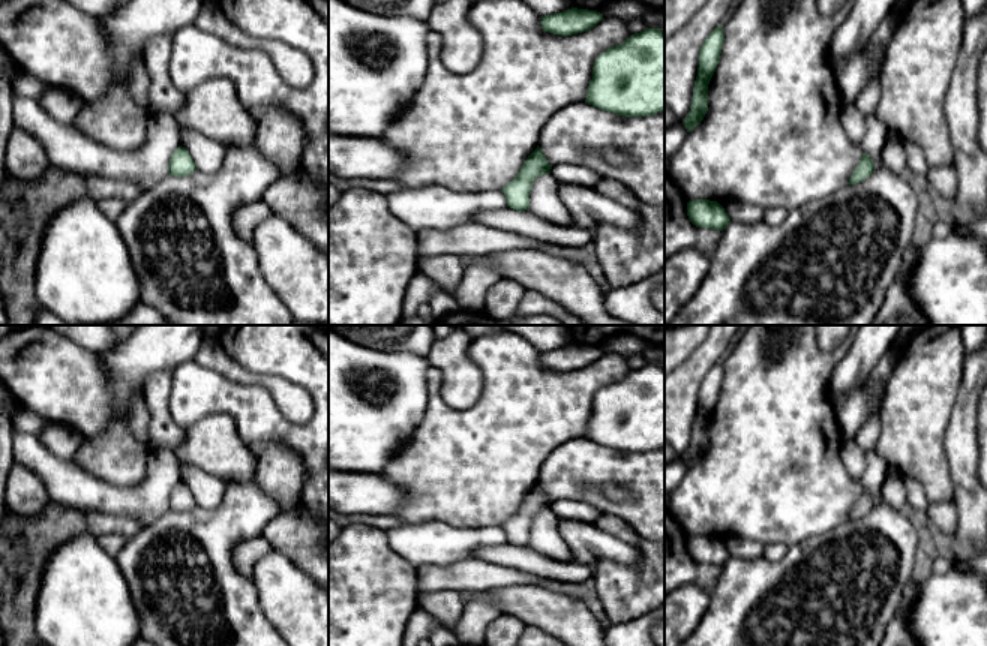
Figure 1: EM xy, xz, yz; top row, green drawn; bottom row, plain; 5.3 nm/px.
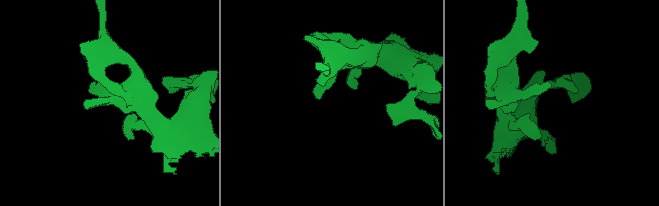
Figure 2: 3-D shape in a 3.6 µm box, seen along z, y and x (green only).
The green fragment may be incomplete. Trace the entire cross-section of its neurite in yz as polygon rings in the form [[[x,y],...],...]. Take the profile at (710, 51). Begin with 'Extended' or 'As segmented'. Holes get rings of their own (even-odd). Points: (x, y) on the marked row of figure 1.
As segmented. [[[718,25],[710,33],[704,45],[700,46],[692,106],[686,120],[682,121],[687,132],[692,132],[704,120],[708,111],[708,84],[720,61],[723,40],[723,25]]]

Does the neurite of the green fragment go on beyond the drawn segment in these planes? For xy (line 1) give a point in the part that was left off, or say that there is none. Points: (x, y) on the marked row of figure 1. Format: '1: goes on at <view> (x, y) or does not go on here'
1: does not go on here

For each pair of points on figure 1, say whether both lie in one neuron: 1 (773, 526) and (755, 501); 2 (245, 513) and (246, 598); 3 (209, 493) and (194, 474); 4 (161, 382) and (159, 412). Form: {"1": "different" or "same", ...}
{"1": "same", "2": "same", "3": "same", "4": "same"}

